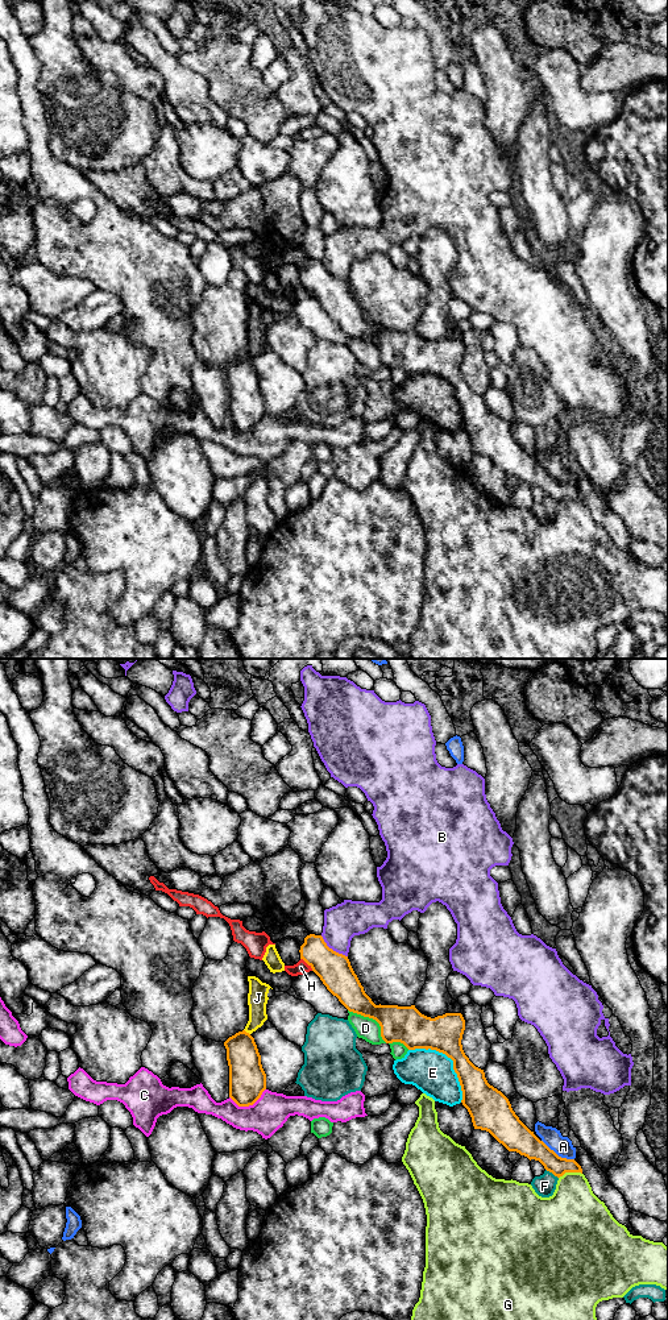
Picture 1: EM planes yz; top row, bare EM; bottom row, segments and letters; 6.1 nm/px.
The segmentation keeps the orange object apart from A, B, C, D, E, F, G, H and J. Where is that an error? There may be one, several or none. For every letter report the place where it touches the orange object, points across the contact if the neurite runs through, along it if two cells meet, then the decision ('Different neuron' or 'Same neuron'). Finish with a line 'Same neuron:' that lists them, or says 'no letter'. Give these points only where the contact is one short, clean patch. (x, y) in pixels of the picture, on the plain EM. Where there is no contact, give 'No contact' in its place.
A: Touches orange at yz (556, 480). Different neuron
B: Touches orange at yz (331, 274). Different neuron
C: Touches orange at yz (248, 431). Different neuron
D: Touches orange at yz (373, 344). Different neuron
E: Touches orange at yz (451, 384). Different neuron
F: Touches orange at yz (552, 498). Different neuron
G: Touches orange at yz (569, 497). Different neuron
H: Touches orange at yz (307, 289). Boundary: yz (301, 283), (312, 295). Different neuron
J: Touches orange at yz (245, 357). Different neuron
Same neuron: no letter

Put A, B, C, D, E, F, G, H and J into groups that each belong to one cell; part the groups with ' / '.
A / B / C / D / E / F / G / H / J

